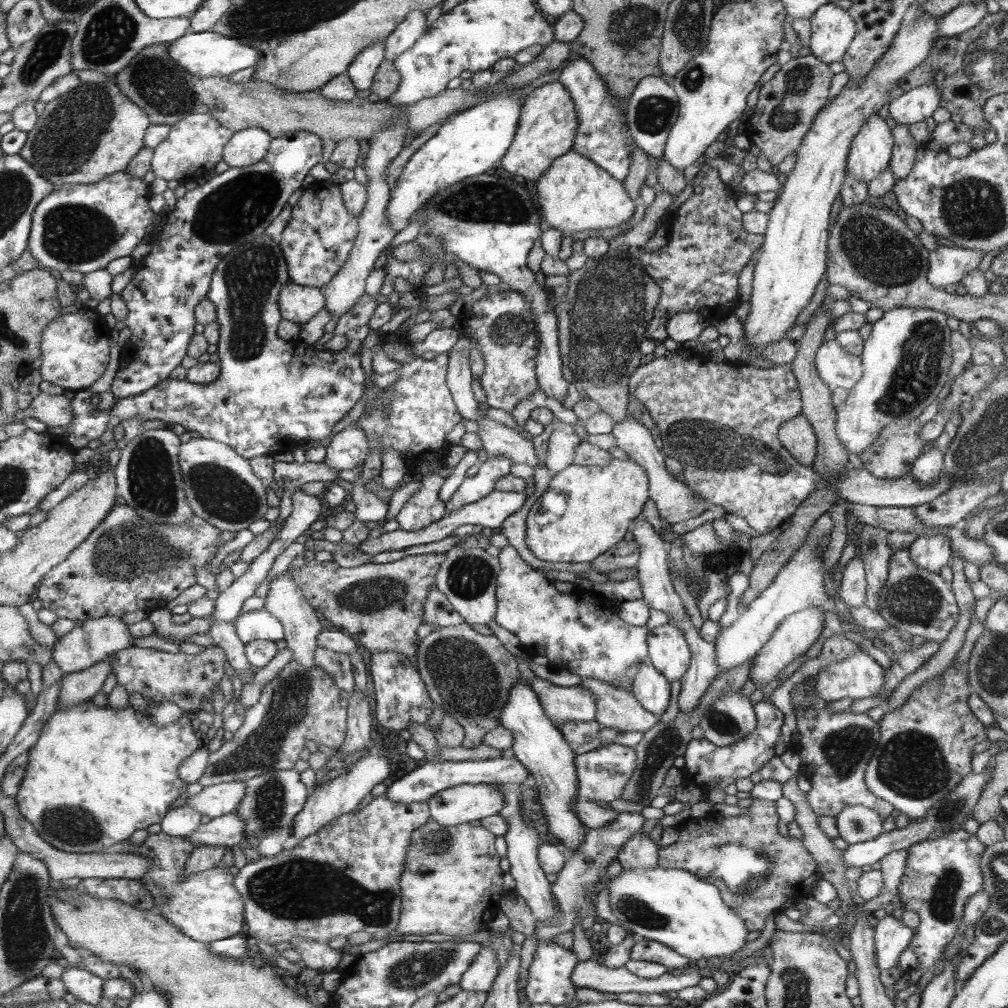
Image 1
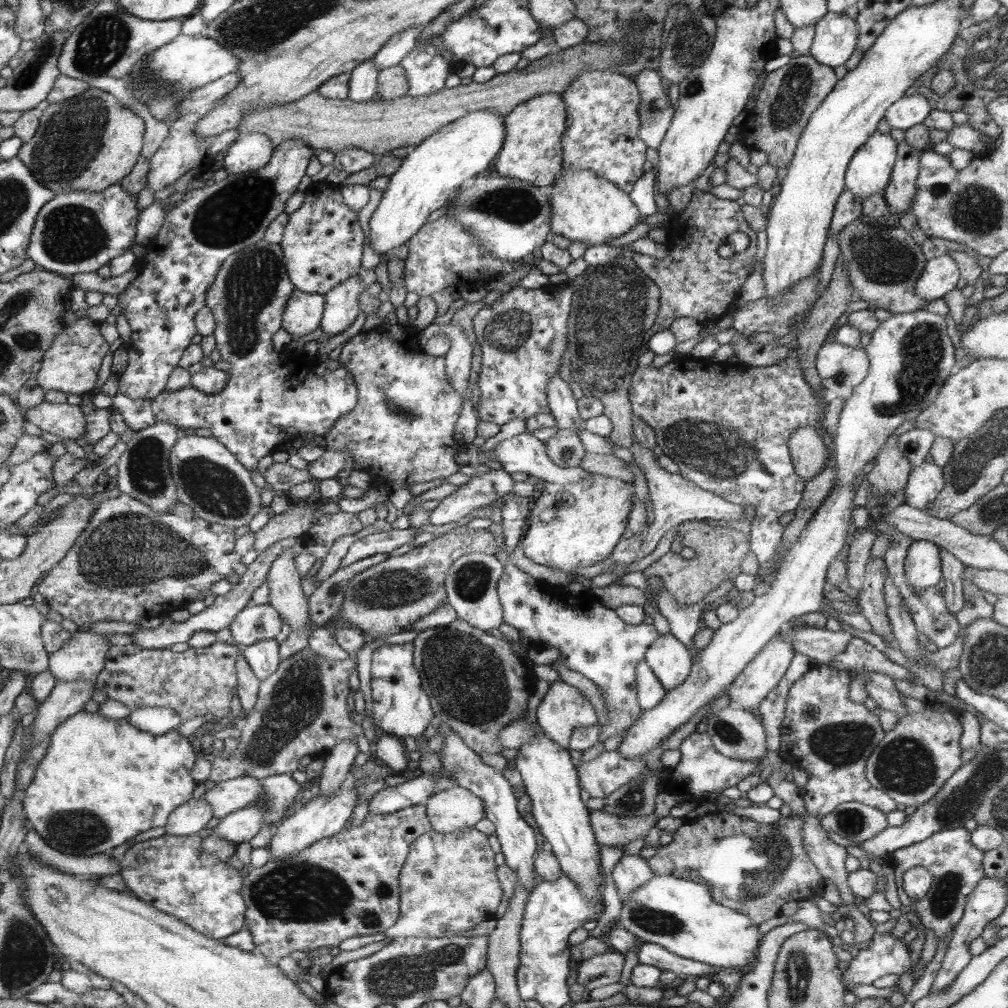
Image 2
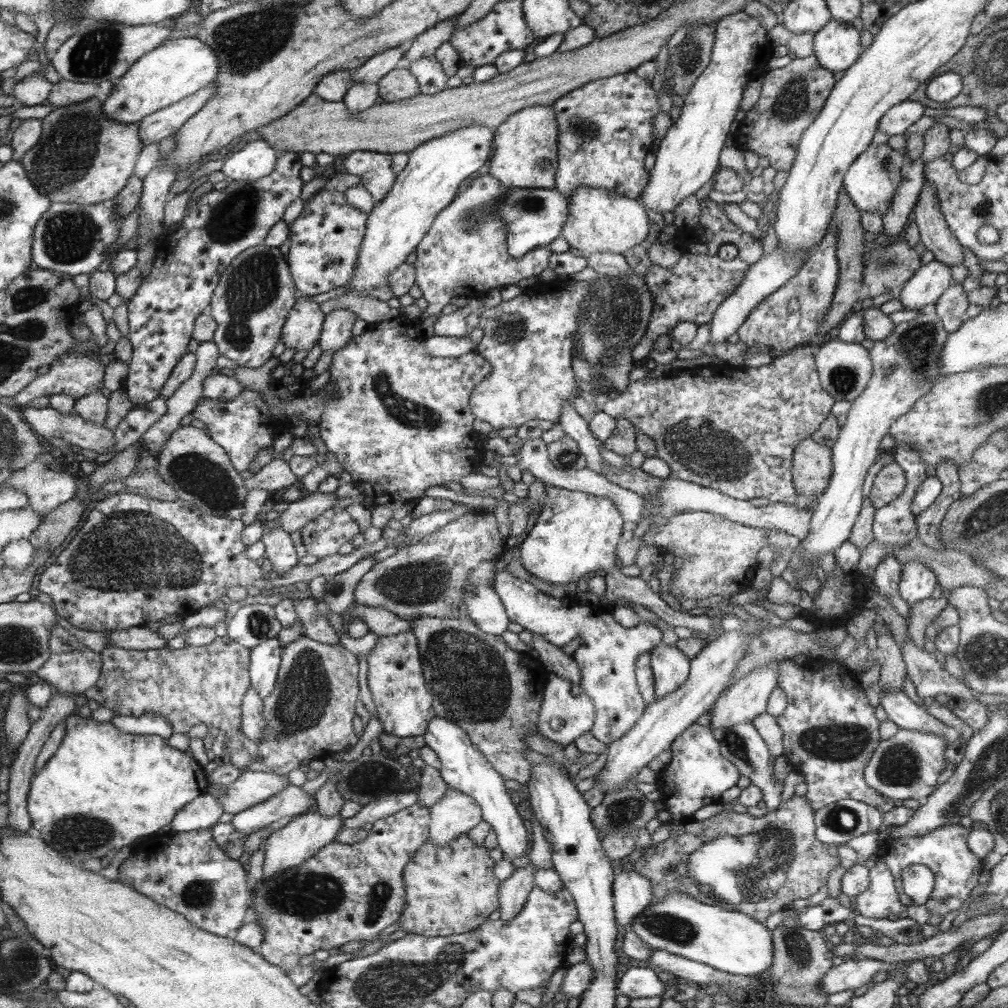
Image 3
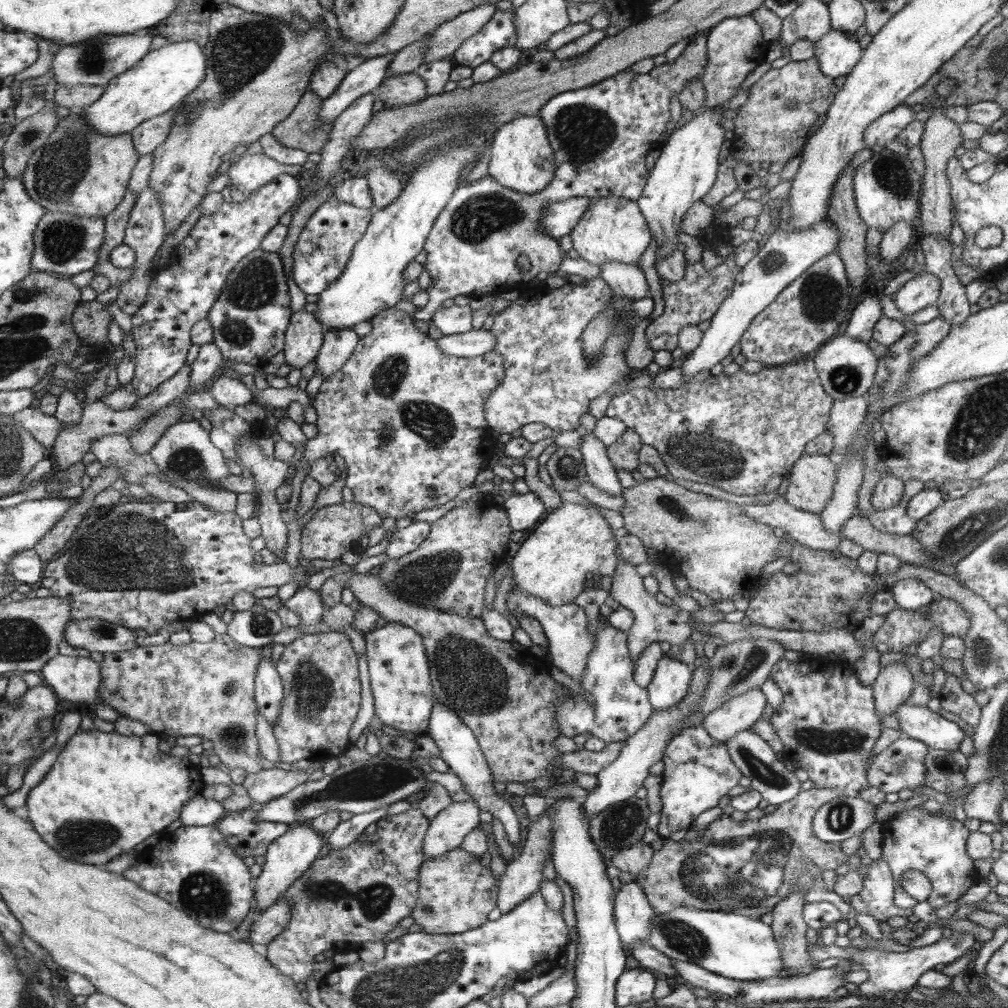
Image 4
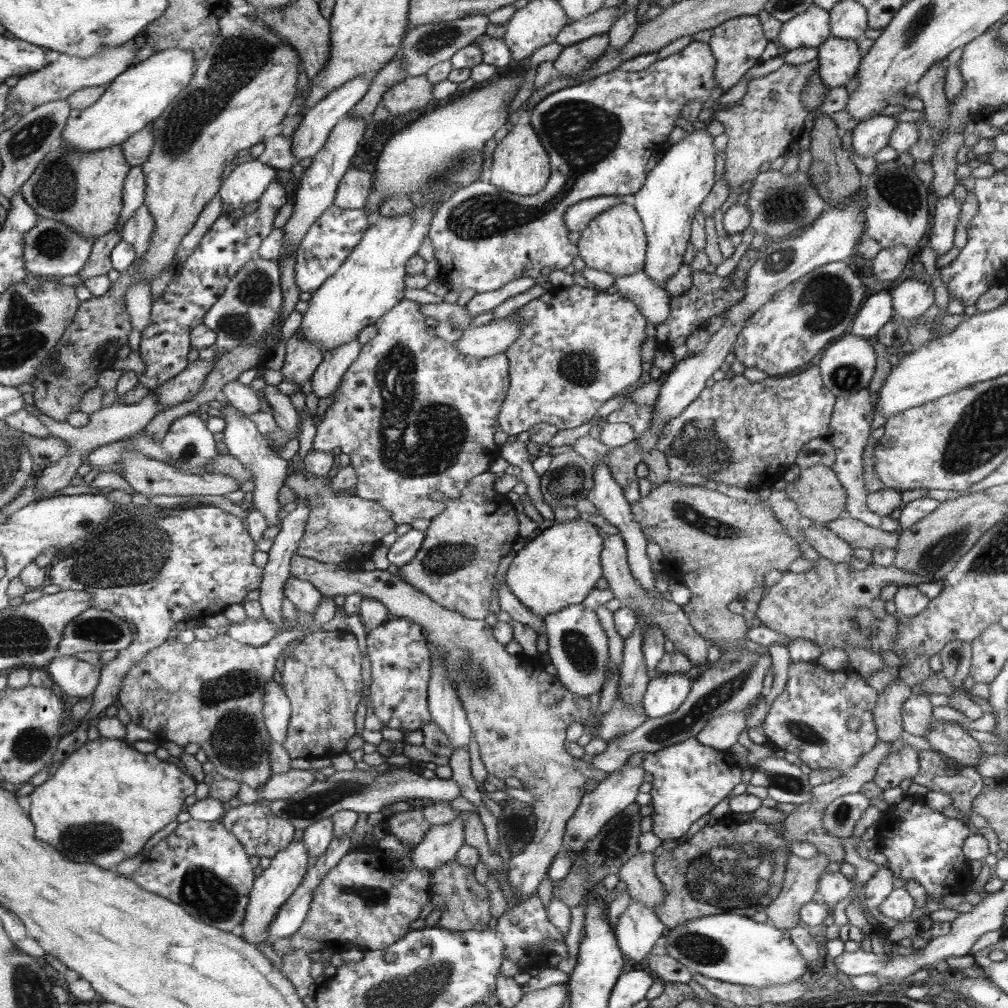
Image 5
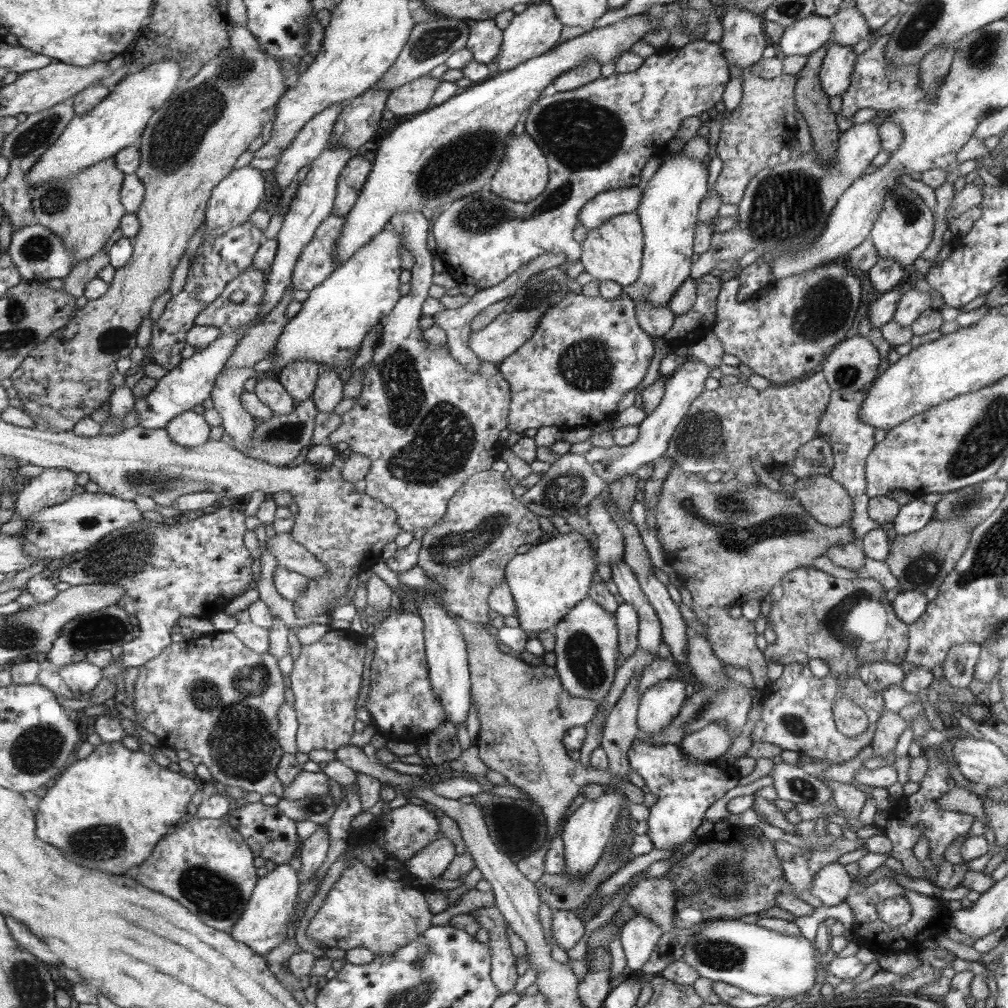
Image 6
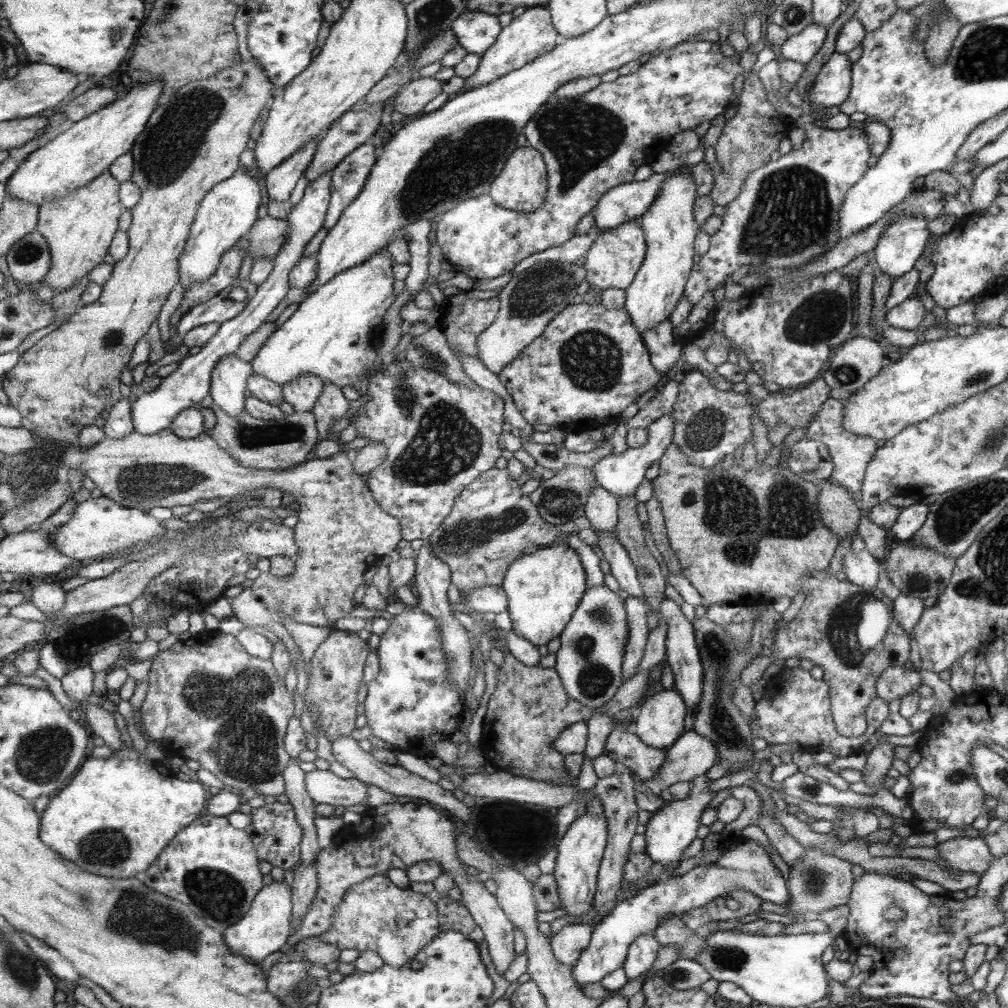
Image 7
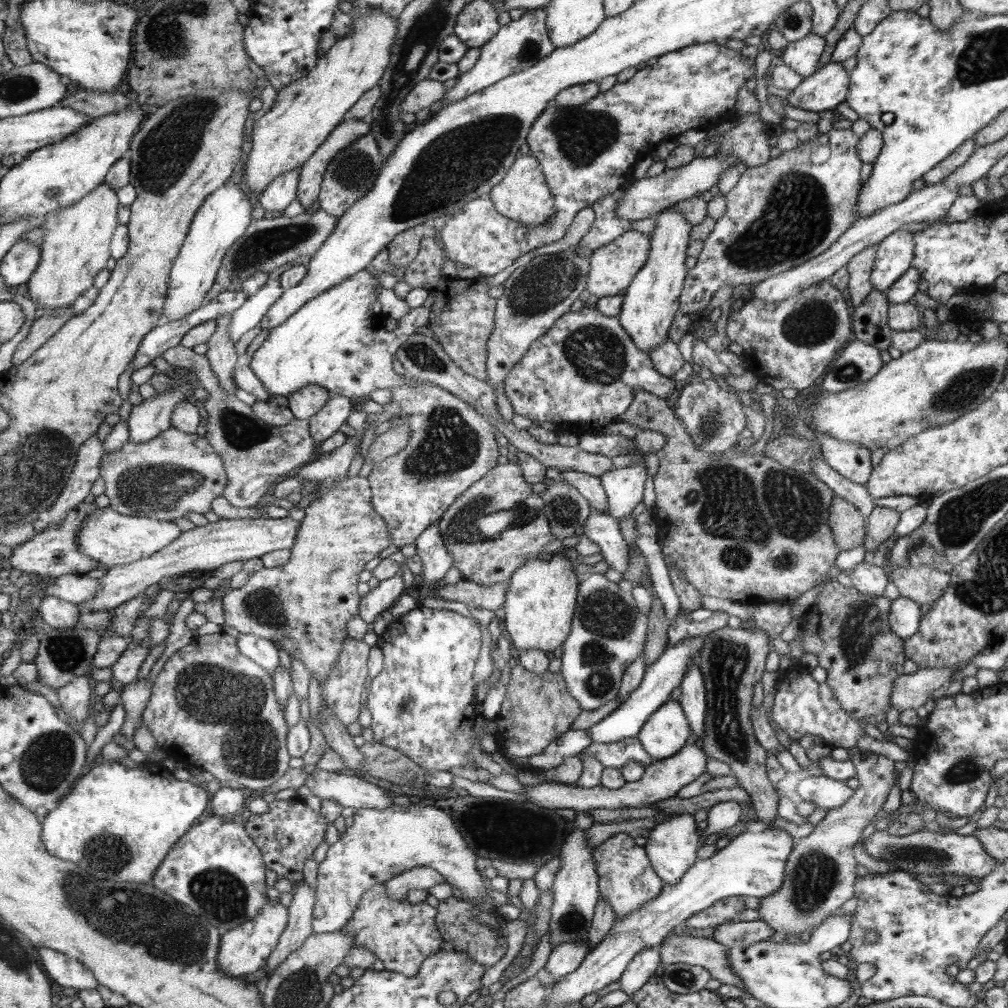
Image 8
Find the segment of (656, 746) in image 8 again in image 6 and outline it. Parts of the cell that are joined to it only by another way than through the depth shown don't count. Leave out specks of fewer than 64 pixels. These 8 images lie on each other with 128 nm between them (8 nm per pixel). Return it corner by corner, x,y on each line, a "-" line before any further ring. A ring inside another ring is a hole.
681,678
664,680
644,691
638,706
639,730
653,734
665,729
681,712
689,691

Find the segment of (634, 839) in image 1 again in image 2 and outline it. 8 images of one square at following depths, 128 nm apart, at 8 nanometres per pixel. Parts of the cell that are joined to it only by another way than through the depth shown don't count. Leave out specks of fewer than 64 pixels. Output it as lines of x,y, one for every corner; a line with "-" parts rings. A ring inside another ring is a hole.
626,855
614,865
612,869
612,878
618,888
618,896
622,903
631,896
631,892
650,882
655,876
648,860
640,855

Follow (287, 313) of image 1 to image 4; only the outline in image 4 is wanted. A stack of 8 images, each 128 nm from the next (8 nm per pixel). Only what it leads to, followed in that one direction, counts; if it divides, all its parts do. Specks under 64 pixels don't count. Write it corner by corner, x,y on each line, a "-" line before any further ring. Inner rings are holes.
298,311
293,314
285,332
285,363
290,368
304,368
318,357
318,350
325,340
325,327
314,313

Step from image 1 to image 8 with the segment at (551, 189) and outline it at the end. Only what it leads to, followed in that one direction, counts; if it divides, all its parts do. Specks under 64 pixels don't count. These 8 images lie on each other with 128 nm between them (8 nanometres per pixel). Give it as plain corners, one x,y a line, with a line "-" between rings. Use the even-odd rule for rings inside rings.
630,229
606,246
601,246
593,251
589,258
592,268
589,272
588,292
592,299
600,297
613,297
622,295
628,291
629,285
632,284
634,277
642,268
646,261
649,260
649,254
652,252
652,243
649,235
642,234
641,231

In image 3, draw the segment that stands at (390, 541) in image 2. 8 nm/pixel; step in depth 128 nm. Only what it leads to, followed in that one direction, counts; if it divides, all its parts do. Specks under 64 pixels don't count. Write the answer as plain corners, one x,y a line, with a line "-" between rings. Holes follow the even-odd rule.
126,490
119,493
111,493
104,499
97,501
94,509
88,514
88,519
86,519
82,528
72,538
72,541
68,544
66,550
62,550
62,552
58,554
58,558
54,560
54,564
50,564
50,566
40,574
40,578
38,578
38,586
36,586
36,588
38,588
38,592
48,594
48,596
53,600
53,605
56,608
57,614
78,629
85,631
107,632
108,630
127,630
133,627
145,628
149,622
161,621
167,616
178,615
178,617
184,618
188,616
188,614
193,614
201,609
211,607
212,602
221,599
221,597
226,595
228,588
234,586
255,586
262,590
264,585
271,581
274,587
283,587
286,589
287,586
289,587
302,582
309,584
312,579
319,576
325,577
328,580
332,576
345,572
360,560
366,557
373,557
375,553
384,550
386,547
394,546
394,542
388,542
383,538
374,543
364,542
362,546
354,548
350,555
342,556
340,554
334,554
330,557
319,559
316,564
310,565
298,563
294,568
290,568
286,574
282,574
282,576
280,576
280,574
276,574
274,571
271,571
269,574
264,574
261,566
257,564
257,561
252,562
252,560
246,556
246,544
242,542
242,538
240,537
242,536
242,528
244,528
244,524
242,524
240,519
202,514
201,510
196,505
190,504
180,498
177,498
174,501
160,502
159,500
154,500
142,496
141,494
130,494

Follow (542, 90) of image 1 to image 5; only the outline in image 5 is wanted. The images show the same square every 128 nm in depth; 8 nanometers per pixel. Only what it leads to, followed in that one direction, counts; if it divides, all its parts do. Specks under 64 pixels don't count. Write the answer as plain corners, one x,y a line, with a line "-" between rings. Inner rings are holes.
516,124
498,140
490,166
490,176
487,179
496,188
510,194
531,196
545,188
550,173
549,156
538,139
538,132
534,131
530,124

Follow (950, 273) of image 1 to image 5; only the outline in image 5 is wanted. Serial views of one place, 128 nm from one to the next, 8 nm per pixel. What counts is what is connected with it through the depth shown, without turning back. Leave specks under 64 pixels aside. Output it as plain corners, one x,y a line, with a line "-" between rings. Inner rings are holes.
906,279
900,285
892,285
890,291
893,312
900,321
922,316
934,306
934,290
923,280

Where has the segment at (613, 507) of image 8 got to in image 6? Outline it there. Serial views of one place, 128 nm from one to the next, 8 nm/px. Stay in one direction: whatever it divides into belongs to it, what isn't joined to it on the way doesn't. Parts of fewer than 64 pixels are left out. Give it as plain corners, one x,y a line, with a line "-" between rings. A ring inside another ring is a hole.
688,359
674,374
664,378
665,393
660,404
650,415
639,424
639,437
634,444
627,447
616,446
609,448
593,446
584,454
585,459
594,467
595,473
607,483
616,482
619,478
636,474
637,470
644,465
650,465
662,460
668,452
673,434
681,420
689,413
690,405
701,396
704,390
704,381
713,366
706,362

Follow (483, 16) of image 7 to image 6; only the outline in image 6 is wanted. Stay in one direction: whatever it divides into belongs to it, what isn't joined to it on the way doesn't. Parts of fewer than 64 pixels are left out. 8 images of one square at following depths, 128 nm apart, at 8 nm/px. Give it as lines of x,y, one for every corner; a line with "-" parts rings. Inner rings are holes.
466,19
464,24
467,24
469,32
465,47
472,51
473,59
488,66
496,64
503,30
498,28
494,19
481,21

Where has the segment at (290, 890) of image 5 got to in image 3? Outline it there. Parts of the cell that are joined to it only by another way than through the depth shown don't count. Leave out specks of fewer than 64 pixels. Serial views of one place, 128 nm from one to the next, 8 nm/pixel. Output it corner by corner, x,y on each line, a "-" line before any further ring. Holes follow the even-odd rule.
321,811
307,812
300,816
294,816
289,824
284,828
274,831
267,839
264,845
265,859
263,868
259,877
271,878
275,874
280,874
293,866
300,866
304,861
308,861
324,846
334,842
334,837
342,831
345,825
344,819
340,814
335,816
325,816

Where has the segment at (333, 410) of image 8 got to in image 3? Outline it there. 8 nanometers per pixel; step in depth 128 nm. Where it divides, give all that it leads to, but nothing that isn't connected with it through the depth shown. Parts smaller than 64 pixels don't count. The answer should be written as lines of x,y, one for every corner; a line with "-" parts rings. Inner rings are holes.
345,308
325,314
325,329
322,330
319,343
322,351
336,353
349,345
353,338
352,326
356,318
356,314

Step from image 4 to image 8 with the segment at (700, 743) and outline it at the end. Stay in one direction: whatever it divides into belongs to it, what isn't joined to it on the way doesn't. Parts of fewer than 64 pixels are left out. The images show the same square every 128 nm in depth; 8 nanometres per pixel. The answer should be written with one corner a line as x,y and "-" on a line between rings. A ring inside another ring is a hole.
637,736
625,738
618,742
590,743
590,746
579,754
582,761
587,756
595,758
608,768
623,767
628,761
639,762
645,768
652,764
652,758
649,758
648,751
641,745
641,741
-
674,814
670,819
656,824
645,841
653,868
660,875
665,884
678,884
689,868
698,860
698,836
696,836
696,822
690,814

